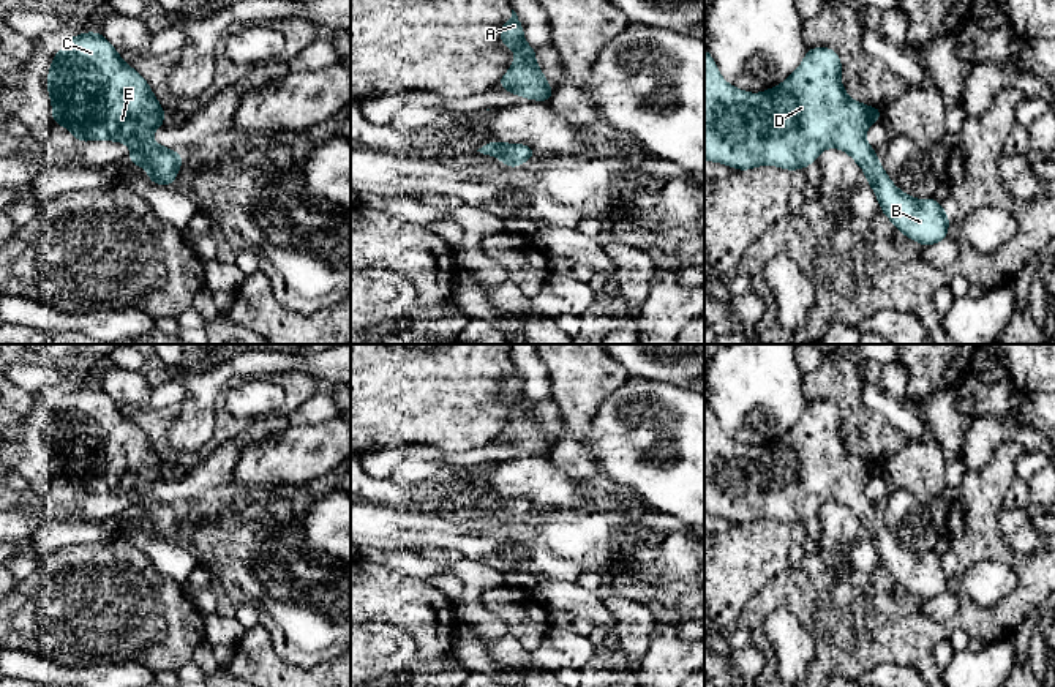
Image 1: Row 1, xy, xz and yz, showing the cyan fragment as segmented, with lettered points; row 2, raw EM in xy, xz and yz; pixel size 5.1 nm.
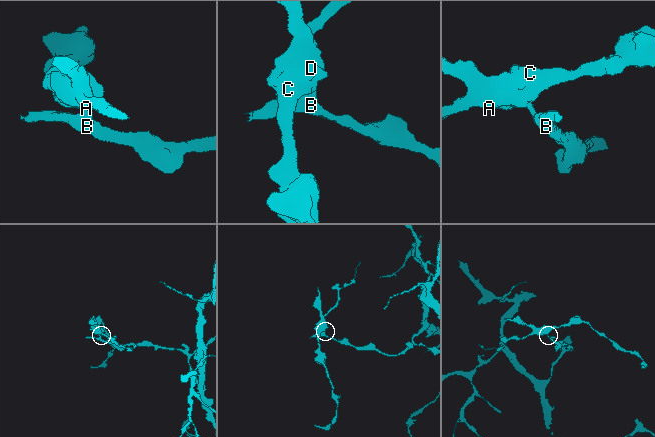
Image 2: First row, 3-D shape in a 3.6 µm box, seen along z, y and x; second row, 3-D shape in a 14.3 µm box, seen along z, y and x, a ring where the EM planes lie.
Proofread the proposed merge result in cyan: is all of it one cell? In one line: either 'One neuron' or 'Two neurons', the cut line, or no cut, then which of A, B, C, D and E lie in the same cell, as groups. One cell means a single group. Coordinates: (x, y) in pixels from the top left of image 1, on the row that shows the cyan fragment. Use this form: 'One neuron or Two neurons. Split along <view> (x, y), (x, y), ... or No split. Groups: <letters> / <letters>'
One neuron. No split. Groups: A B C D E

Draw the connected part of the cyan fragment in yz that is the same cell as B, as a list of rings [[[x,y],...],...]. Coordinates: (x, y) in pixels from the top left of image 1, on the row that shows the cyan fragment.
[[[812,47],[782,84],[752,95],[730,85],[704,49],[704,161],[723,163],[738,171],[771,164],[793,172],[817,161],[824,148],[835,147],[864,169],[881,212],[897,231],[922,246],[948,238],[949,216],[941,204],[933,197],[919,201],[902,193],[881,167],[877,152],[865,141],[870,123],[883,118],[881,109],[851,99],[840,76],[839,54],[829,47]]]

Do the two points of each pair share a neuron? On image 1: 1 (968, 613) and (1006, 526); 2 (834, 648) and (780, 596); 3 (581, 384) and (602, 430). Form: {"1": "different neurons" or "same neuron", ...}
{"1": "different neurons", "2": "same neuron", "3": "different neurons"}

